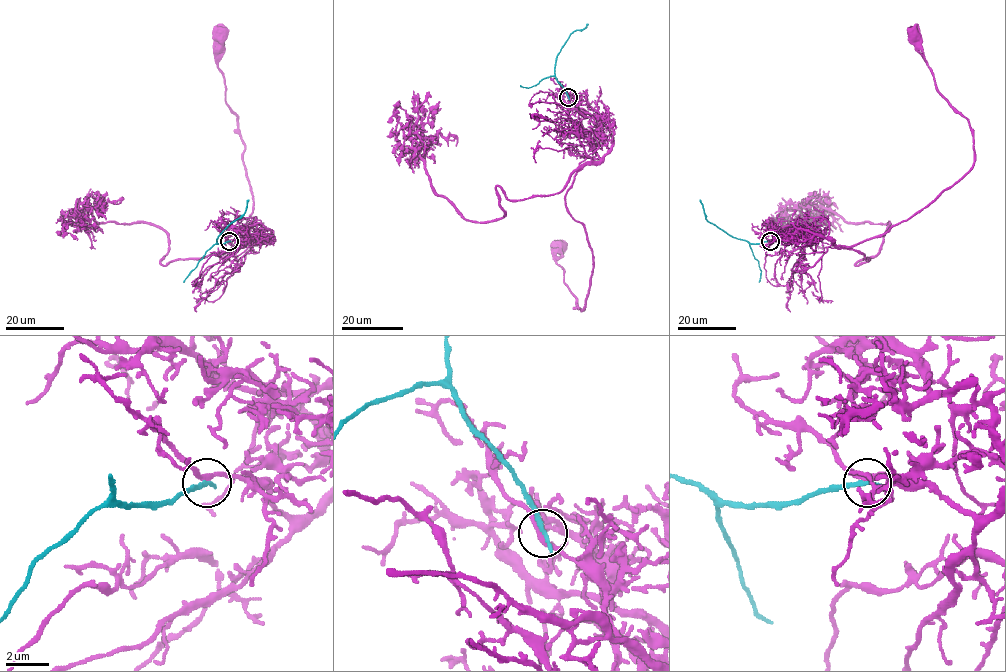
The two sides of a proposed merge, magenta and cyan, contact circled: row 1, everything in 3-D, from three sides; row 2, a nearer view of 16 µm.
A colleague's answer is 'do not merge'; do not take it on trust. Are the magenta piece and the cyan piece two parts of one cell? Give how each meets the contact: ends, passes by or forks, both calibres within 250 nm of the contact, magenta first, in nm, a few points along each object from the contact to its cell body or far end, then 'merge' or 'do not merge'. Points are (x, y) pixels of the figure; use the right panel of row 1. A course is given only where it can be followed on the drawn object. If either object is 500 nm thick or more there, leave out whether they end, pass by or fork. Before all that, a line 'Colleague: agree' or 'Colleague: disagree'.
Colleague: agree
magenta passes by; cyan ends there; 240 nm thick on the magenta side, 220 nm on the other; magenta runs (770, 240), (847, 246), (881, 237), (970, 169), (970, 122), (938, 90), (912, 31); cyan runs (770, 240), (751, 243), (730, 236), (705, 218), (700, 199); do not merge

